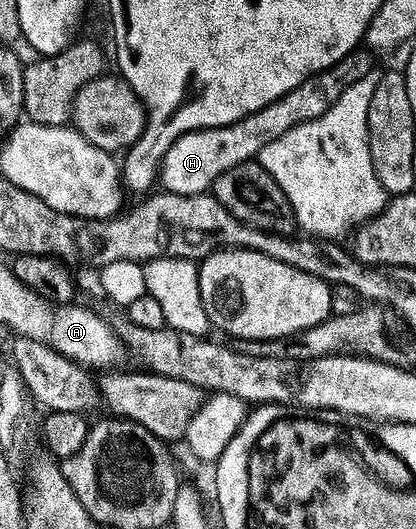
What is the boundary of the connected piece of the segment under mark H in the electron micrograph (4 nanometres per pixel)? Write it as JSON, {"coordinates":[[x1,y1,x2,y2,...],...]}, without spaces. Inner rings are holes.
{"coordinates":[[354,51,343,59,331,63,323,71,303,79,299,87,287,91,287,95,279,95,275,103,267,103,259,111,247,115,230,125,220,125,214,129,196,129,194,133,185,133,174,141,166,151,159,166,159,181,168,192,179,195,195,195,206,192,213,180,227,171,227,167,235,167,244,161,254,160,267,143,279,139,291,127,317,119,327,111,344,93,344,89,363,78,375,69,374,56,367,51]]}

